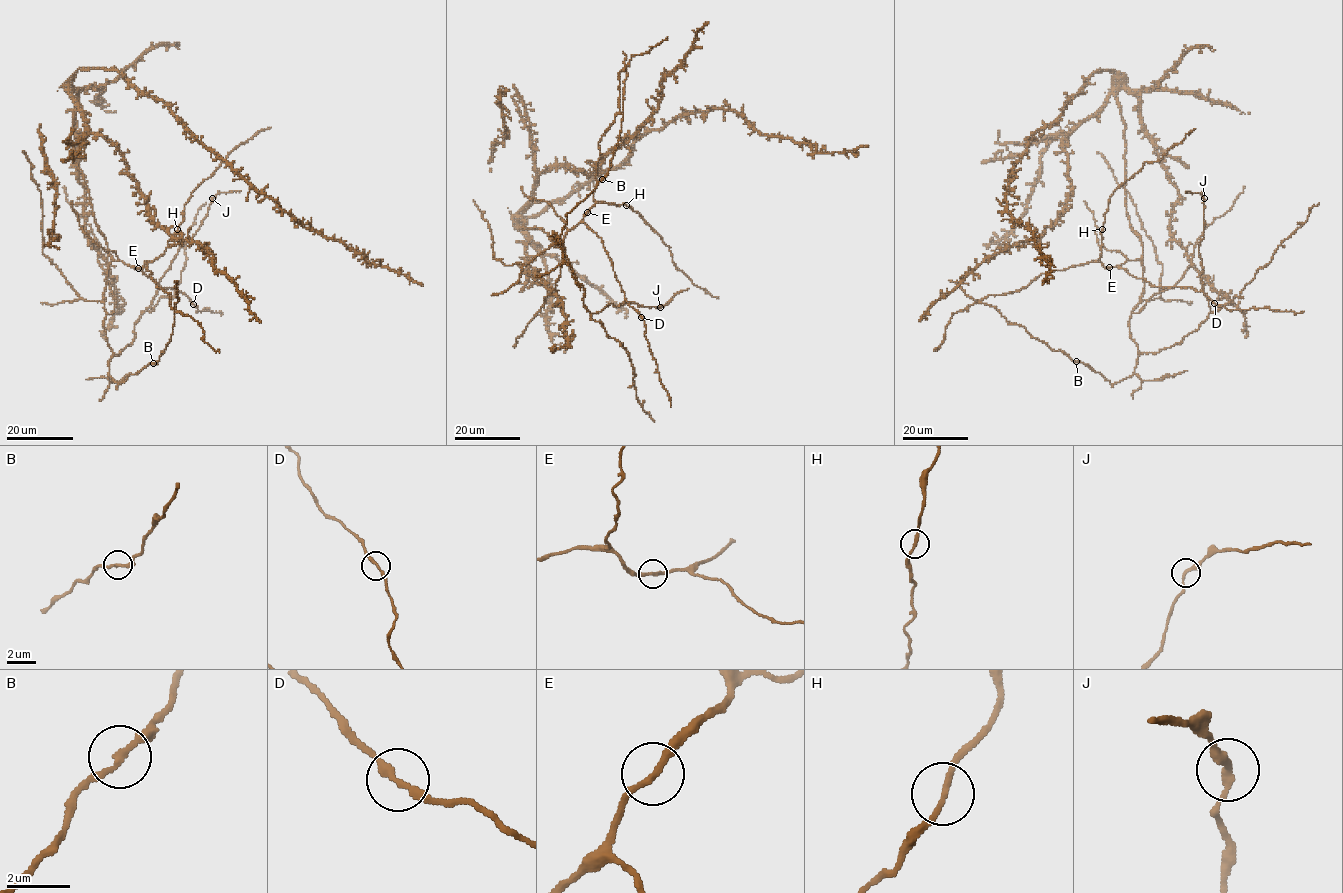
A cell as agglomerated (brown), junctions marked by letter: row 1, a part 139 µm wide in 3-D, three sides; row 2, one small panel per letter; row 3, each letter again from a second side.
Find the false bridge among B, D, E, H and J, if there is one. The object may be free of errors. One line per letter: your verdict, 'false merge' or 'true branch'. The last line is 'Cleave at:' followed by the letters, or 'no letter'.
B: true branch
D: true branch
E: true branch
H: true branch
J: true branch
Cleave at: no letter

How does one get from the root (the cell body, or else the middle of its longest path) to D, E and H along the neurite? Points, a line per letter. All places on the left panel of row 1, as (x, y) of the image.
D: (71, 133), (73, 159), (83, 175), (94, 222), (109, 256), (140, 269), (163, 289), (184, 293), (193, 305)
E: (71, 133), (73, 159), (83, 175), (94, 222), (105, 239), (109, 256), (138, 268)
H: (71, 133), (73, 159), (83, 175), (94, 222), (114, 260), (142, 268), (164, 253), (168, 240), (177, 229)

